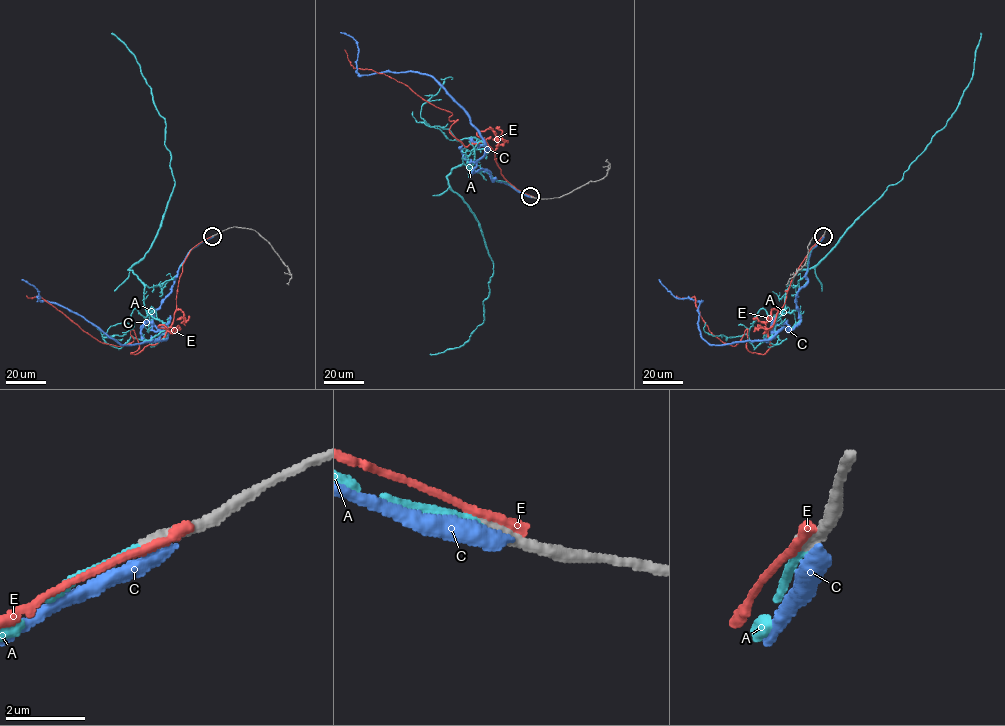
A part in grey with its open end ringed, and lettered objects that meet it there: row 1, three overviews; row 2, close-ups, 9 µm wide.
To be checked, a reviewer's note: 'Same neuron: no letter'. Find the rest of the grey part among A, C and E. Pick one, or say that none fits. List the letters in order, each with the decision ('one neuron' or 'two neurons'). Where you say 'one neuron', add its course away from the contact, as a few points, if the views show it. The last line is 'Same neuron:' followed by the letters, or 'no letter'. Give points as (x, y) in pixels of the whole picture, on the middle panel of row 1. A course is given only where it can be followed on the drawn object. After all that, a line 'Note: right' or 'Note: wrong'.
A: one neuron; course (531, 196), (465, 164), (447, 177), (476, 218), (493, 274), (483, 302), (483, 321), (461, 346), (429, 354)
C: two neurons
E: two neurons
Same neuron: A
Note: wrong

